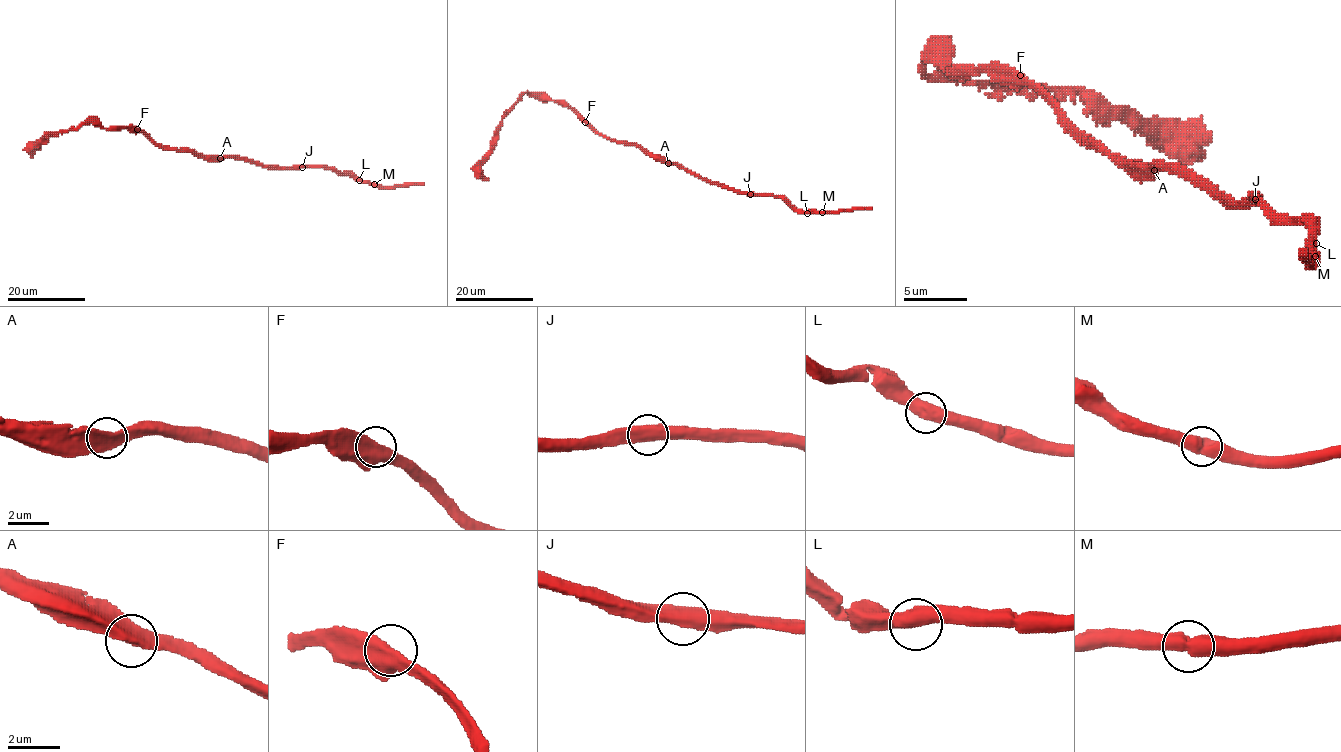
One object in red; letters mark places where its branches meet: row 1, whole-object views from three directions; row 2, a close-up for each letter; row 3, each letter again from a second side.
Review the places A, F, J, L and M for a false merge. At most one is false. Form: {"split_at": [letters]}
{"split_at": []}

